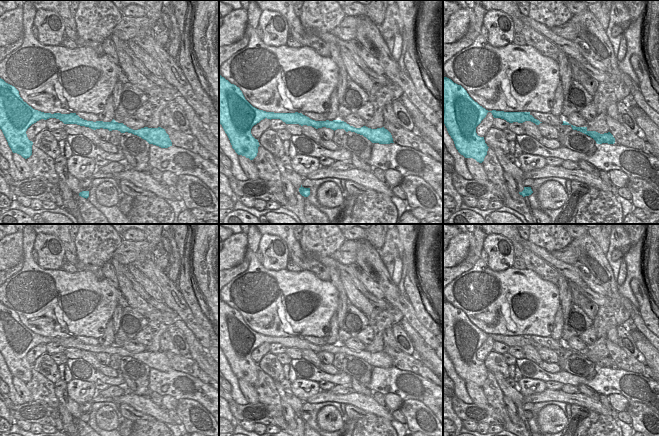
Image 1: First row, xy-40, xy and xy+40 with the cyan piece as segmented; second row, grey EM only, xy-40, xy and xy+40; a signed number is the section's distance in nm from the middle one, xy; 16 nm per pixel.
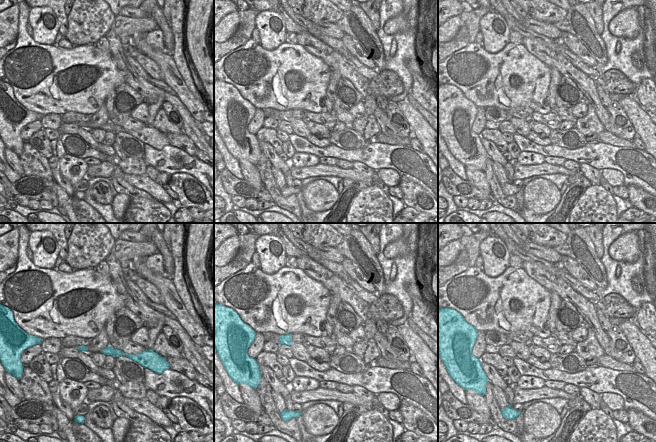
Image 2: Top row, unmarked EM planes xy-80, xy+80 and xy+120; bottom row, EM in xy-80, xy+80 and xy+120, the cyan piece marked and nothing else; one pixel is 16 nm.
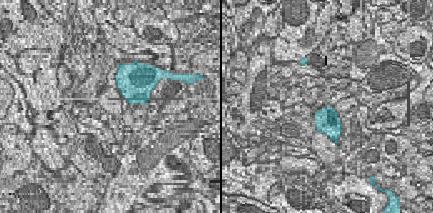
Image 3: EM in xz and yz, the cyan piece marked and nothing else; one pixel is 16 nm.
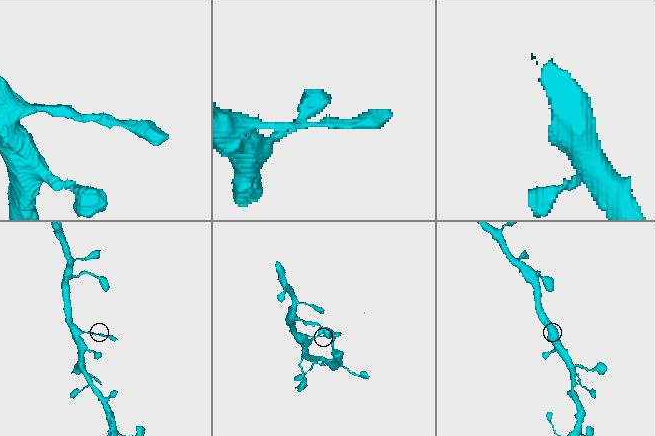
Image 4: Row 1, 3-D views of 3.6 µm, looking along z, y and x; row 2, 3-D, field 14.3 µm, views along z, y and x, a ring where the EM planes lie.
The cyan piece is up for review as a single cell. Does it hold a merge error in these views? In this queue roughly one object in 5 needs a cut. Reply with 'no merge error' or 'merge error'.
no merge error

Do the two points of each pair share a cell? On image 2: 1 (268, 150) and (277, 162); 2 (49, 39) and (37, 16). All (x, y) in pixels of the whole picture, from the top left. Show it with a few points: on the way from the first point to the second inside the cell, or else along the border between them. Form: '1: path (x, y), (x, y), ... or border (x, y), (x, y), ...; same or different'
1: path (269, 153), (274, 159); same
2: path (45, 33), (35, 22); same

